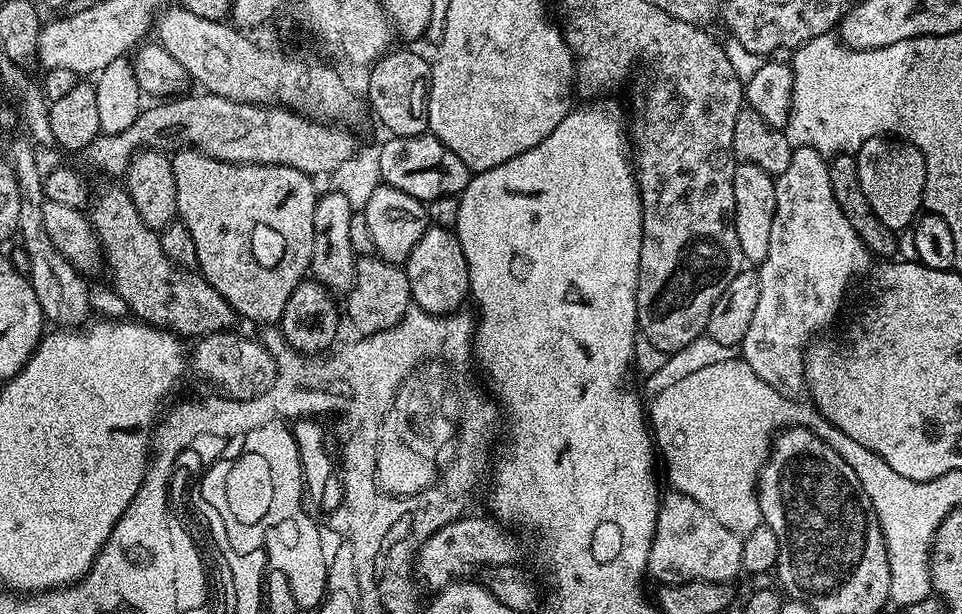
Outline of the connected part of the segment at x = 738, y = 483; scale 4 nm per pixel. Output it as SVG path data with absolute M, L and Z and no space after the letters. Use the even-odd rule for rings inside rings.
M739 358L732 361L717 362L712 366L706 366L704 367L703 370L698 370L694 374L688 375L685 379L680 379L679 382L674 384L674 386L669 386L666 389L657 391L653 396L656 397L654 397L652 400L652 408L650 404L650 431L654 437L655 447L658 449L659 455L662 457L663 471L664 468L666 471L668 471L668 480L670 483L672 483L671 487L675 489L675 491L677 492L681 492L682 494L686 494L690 498L694 498L694 502L698 502L698 506L702 506L706 510L710 510L710 514L714 514L714 518L718 518L718 522L722 522L722 526L726 526L726 530L735 532L736 535L741 538L747 536L748 533L756 529L756 527L758 527L762 522L760 519L760 503L758 502L758 498L756 497L756 481L760 479L760 468L764 465L764 459L768 456L768 449L771 448L774 437L777 435L777 433L781 431L781 429L794 428L797 426L801 428L809 428L811 432L815 434L815 436L817 436L818 438L822 438L824 441L826 441L827 444L830 445L831 448L833 448L833 450L835 450L835 452L839 454L839 456L842 458L842 462L846 462L846 466L850 466L854 470L854 474L858 474L858 482L862 486L862 490L866 494L866 498L870 498L872 500L872 505L874 506L874 510L876 511L877 518L884 516L884 512L888 512L888 516L904 516L904 512L908 512L908 482L910 478L902 478L902 474L898 474L894 470L890 470L890 466L886 466L886 462L884 461L884 459L880 457L878 454L874 454L874 450L866 450L866 446L862 446L858 442L854 442L854 438L850 438L846 434L842 434L842 430L838 430L834 425L832 425L832 423L830 423L828 420L825 420L824 417L821 416L820 413L816 411L815 407L807 406L808 408L803 408L802 405L796 404L800 402L797 402L795 399L784 396L778 390L774 390L774 386L770 386L766 382L762 382L762 378L758 378L758 374L754 374L754 370L750 370L750 366L748 364L745 364L743 359Z

